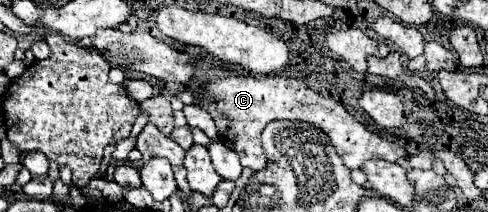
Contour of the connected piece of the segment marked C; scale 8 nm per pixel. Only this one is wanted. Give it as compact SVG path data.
M229 76L223 80L211 82L203 90L217 100L203 102L201 108L205 108L211 114L211 118L215 120L217 134L235 144L235 152L239 154L241 164L249 166L253 172L265 168L265 154L261 150L259 134L271 120L281 120L281 118L311 122L317 128L325 130L325 134L331 138L333 146L337 148L337 154L343 158L343 162L349 170L361 168L361 164L371 158L381 158L387 162L399 162L401 158L407 158L407 150L403 146L369 132L361 122L357 122L345 110L345 106L341 102L323 98L321 94L305 88L305 84L301 80L281 78L281 76L275 76L275 78L273 76L267 76L267 78Z

